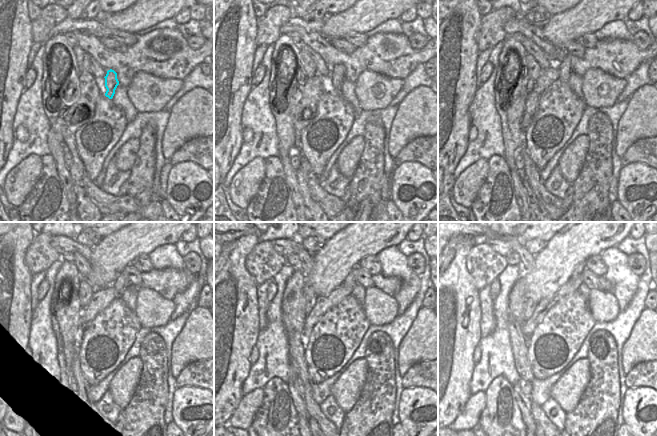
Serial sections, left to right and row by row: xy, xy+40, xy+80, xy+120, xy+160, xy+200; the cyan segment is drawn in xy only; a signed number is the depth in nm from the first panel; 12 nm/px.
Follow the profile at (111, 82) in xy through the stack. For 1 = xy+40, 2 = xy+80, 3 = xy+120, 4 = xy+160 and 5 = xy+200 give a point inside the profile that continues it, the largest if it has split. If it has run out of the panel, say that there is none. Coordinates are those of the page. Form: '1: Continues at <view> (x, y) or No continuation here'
1: Continues at xy+40 (337, 74)
2: Continues at xy+80 (564, 66)
3: Continues at xy+120 (121, 283)
4: Continues at xy+160 (349, 281)
5: Continues at xy+200 (580, 268)

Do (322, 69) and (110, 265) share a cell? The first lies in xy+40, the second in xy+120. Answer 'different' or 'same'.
different

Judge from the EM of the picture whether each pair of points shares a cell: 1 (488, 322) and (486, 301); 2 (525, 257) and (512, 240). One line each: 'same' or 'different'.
1: same
2: same

